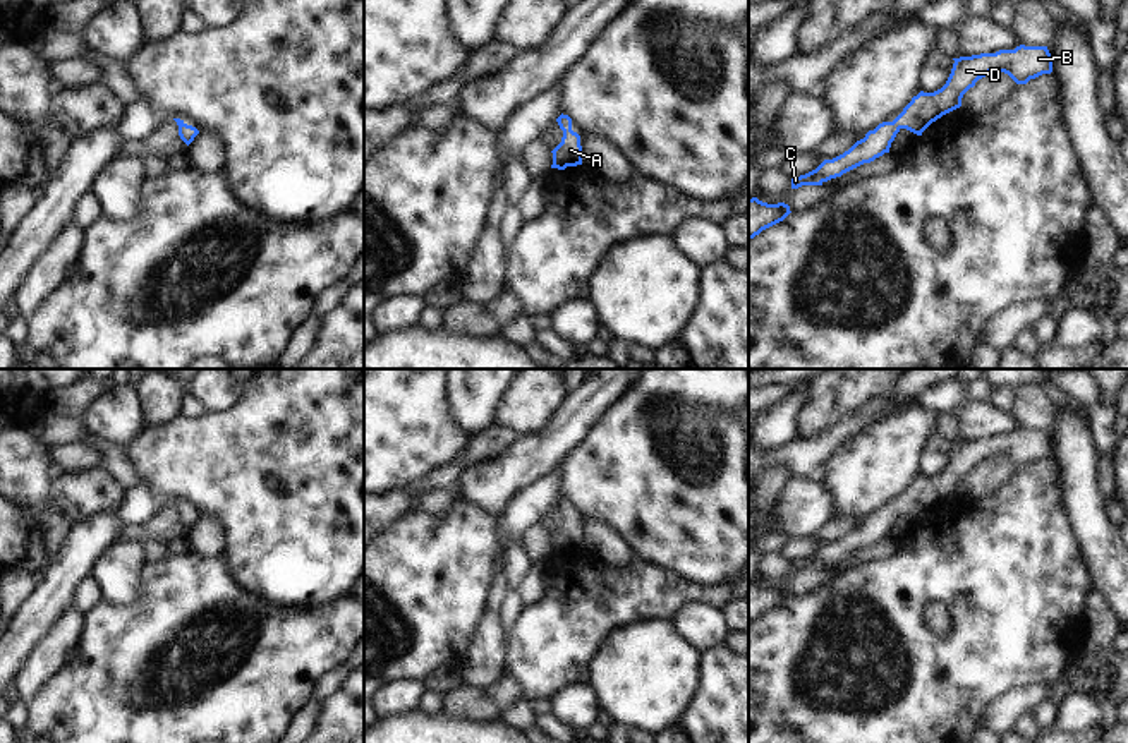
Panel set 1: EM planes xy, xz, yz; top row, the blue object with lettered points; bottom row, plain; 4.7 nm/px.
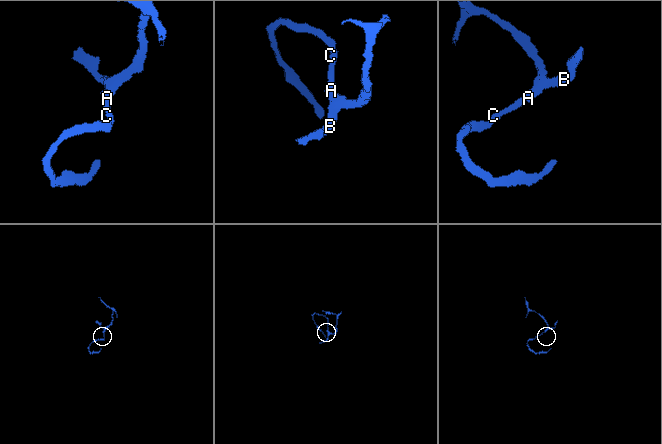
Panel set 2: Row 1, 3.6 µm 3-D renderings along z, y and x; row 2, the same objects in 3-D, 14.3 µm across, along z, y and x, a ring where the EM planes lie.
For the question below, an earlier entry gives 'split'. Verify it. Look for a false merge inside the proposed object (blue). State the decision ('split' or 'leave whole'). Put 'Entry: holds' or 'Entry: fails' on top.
Entry: fails
leave whole

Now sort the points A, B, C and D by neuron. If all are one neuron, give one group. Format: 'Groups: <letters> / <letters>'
Groups: A B C D

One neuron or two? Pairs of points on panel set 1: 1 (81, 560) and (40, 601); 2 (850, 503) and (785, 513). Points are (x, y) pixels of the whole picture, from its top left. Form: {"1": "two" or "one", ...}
{"1": "one", "2": "two"}

